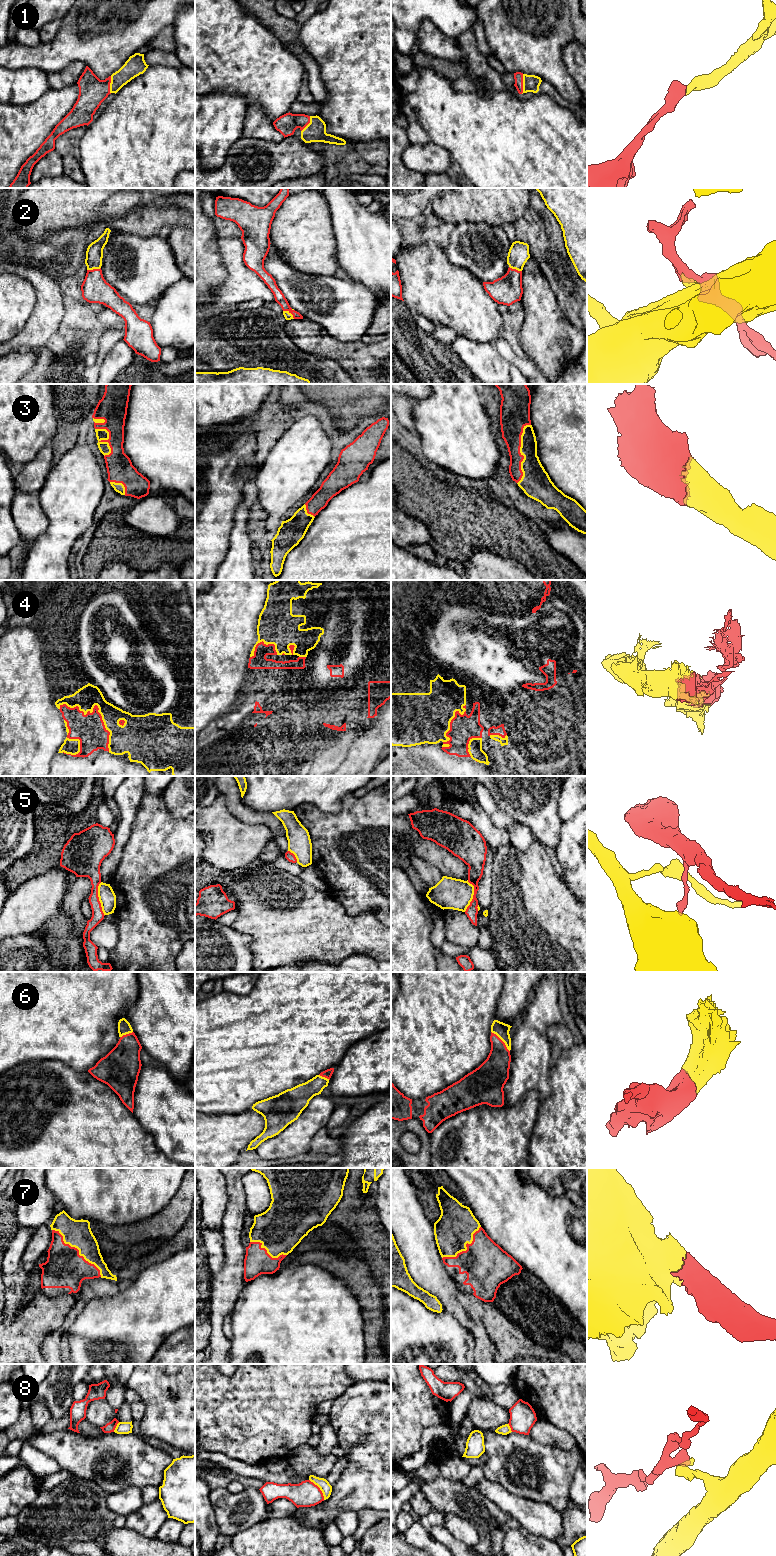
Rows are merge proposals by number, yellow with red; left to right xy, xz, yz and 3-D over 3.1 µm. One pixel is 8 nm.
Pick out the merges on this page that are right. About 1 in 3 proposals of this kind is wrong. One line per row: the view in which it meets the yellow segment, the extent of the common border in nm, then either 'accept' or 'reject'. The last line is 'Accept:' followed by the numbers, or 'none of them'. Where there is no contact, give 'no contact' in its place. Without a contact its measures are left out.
1: contact in yz; length 160 nm; accept
2: contact in xz; length 120 nm; accept
3: contact in yz; length 500 nm; accept
4: contact in xy; length 550 nm; accept
5: contact in xy; length 280 nm; reject
6: contact in yz; length 220 nm; accept
7: contact in xy; length 550 nm; accept
8: contact in xz; length 200 nm; reject
Accept: 1, 2, 3, 4, 6, 7

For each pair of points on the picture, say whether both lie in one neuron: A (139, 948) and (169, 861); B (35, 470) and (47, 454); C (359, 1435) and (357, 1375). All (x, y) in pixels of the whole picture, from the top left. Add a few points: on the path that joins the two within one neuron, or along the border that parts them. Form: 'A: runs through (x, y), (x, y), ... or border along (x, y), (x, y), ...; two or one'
A: runs through (141, 926), (141, 890), (148, 882); one
B: runs through (39, 466), (44, 458); one
C: border along (380, 1380), (365, 1380), (353, 1383); two

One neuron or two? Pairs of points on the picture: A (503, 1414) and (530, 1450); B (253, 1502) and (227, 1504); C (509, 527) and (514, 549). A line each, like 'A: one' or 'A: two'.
A: two
B: one
C: one

